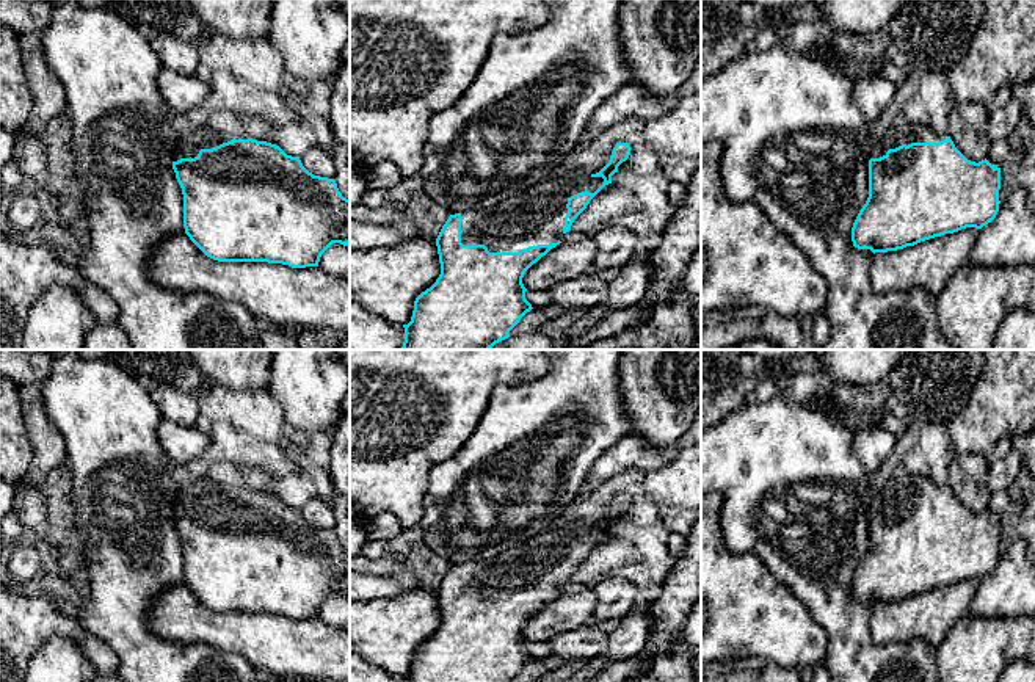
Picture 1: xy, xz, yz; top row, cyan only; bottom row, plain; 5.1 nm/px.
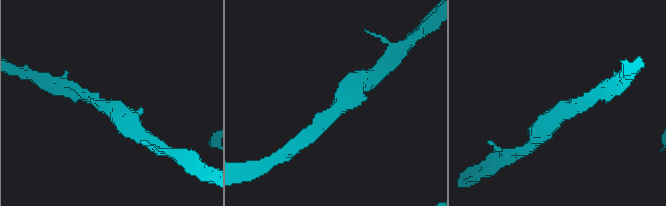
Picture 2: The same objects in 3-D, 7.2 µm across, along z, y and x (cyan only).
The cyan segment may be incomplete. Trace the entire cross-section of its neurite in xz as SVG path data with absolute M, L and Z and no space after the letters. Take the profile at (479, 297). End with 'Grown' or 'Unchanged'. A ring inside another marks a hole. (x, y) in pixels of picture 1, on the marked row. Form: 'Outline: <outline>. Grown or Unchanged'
Outline: M616 143L608 163L596 174L577 172L568 166L549 174L522 193L481 210L467 210L450 215L438 238L441 274L436 282L414 301L411 321L403 325L405 342L401 350L491 350L510 337L510 331L533 307L525 299L524 273L560 245L558 237L571 230L574 219L586 209L590 201L618 172L618 166L630 155L627 143Z. Grown

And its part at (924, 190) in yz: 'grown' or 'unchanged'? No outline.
grown

